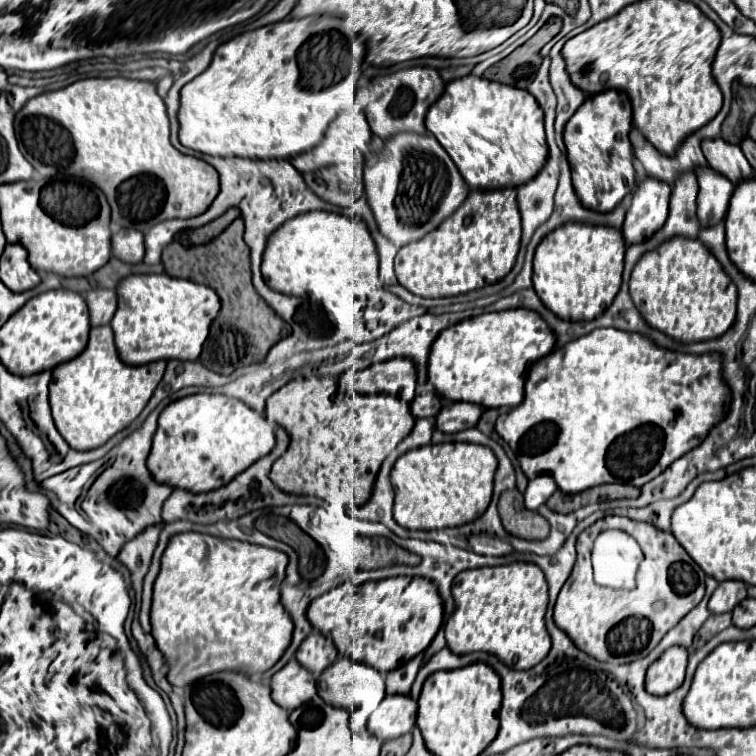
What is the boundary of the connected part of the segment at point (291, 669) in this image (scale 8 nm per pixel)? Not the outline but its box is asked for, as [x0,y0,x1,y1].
[271,660,317,710]

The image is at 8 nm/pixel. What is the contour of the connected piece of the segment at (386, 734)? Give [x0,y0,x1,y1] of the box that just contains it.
[367,694,419,740]

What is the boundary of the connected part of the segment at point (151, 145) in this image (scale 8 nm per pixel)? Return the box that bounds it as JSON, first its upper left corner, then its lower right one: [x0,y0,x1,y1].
[15,78,219,232]

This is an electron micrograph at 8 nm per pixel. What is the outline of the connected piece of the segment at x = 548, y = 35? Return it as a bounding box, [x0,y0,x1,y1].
[483,18,561,88]

